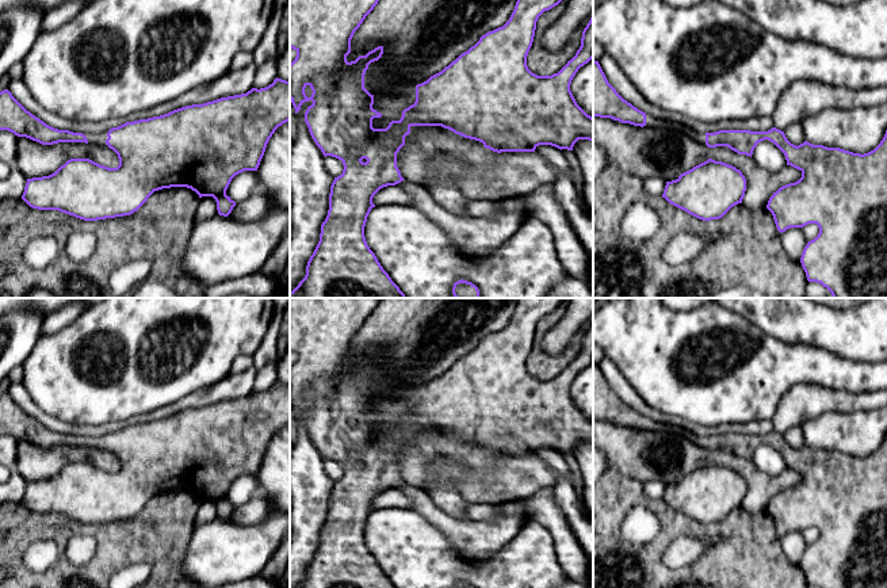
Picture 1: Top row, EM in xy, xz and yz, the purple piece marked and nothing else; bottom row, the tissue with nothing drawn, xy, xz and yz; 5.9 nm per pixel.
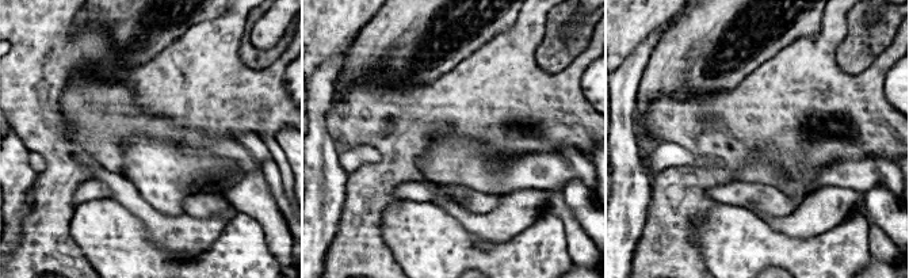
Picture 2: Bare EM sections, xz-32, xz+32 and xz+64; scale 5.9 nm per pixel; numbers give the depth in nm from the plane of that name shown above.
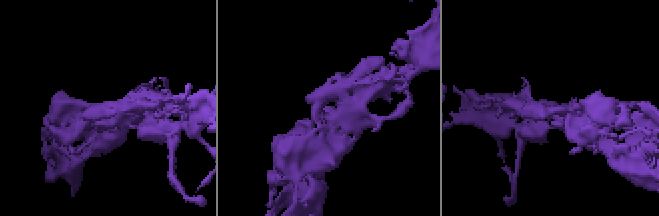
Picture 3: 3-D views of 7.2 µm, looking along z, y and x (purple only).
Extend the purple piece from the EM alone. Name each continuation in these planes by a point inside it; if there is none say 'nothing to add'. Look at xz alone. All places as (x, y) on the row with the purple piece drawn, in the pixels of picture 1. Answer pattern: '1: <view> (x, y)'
1: xz (377, 79)

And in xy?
1: xy (96, 138)

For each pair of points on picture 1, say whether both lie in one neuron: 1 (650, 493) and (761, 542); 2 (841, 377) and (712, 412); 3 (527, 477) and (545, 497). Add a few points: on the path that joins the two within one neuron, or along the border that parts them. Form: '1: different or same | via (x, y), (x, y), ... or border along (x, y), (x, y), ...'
1: different | border along (661, 499), (656, 504)
2: same | via (809, 371), (753, 371), (745, 380)
3: different | border along (553, 487), (546, 487), (523, 500), (527, 519)

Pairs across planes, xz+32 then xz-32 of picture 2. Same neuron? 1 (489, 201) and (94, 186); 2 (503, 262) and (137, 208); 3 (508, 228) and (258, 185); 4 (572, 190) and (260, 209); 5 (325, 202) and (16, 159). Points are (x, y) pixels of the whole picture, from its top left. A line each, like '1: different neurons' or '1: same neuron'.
1: same neuron
2: different neurons
3: different neurons
4: different neurons
5: same neuron

